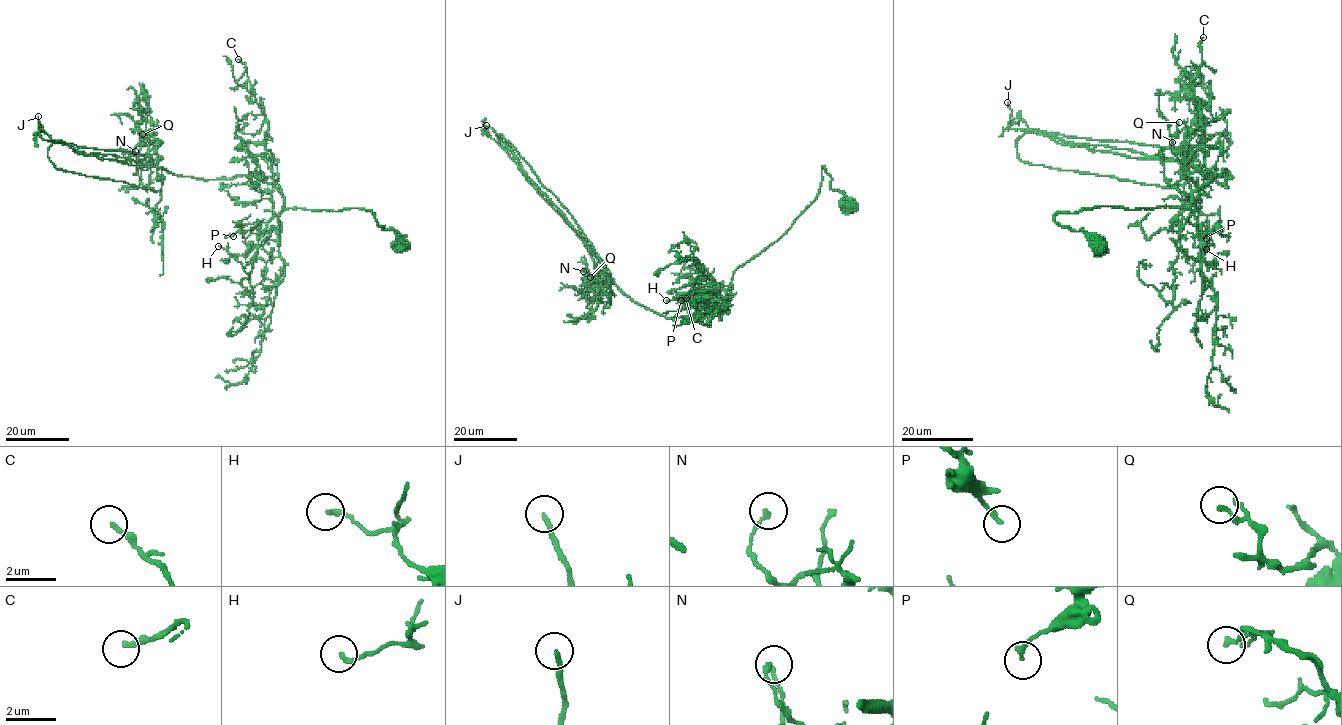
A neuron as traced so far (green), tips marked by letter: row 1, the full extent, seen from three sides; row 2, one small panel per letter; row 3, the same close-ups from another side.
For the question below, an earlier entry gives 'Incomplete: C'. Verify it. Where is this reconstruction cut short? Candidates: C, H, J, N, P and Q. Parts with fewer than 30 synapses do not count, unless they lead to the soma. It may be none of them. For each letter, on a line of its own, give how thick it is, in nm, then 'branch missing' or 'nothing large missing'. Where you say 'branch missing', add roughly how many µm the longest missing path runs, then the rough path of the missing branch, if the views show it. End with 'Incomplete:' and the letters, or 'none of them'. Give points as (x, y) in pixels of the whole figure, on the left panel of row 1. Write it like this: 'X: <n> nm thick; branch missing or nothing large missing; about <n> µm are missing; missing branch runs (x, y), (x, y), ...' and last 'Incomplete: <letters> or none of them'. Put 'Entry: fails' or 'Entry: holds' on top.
Entry: fails
C: 190 nm thick; nothing large missing
H: 160 nm thick; nothing large missing
J: 180 nm thick; branch missing; about 60 µm are missing
N: 180 nm thick; nothing large missing
P: 190 nm thick; nothing large missing
Q: 200 nm thick; nothing large missing
Incomplete: J

